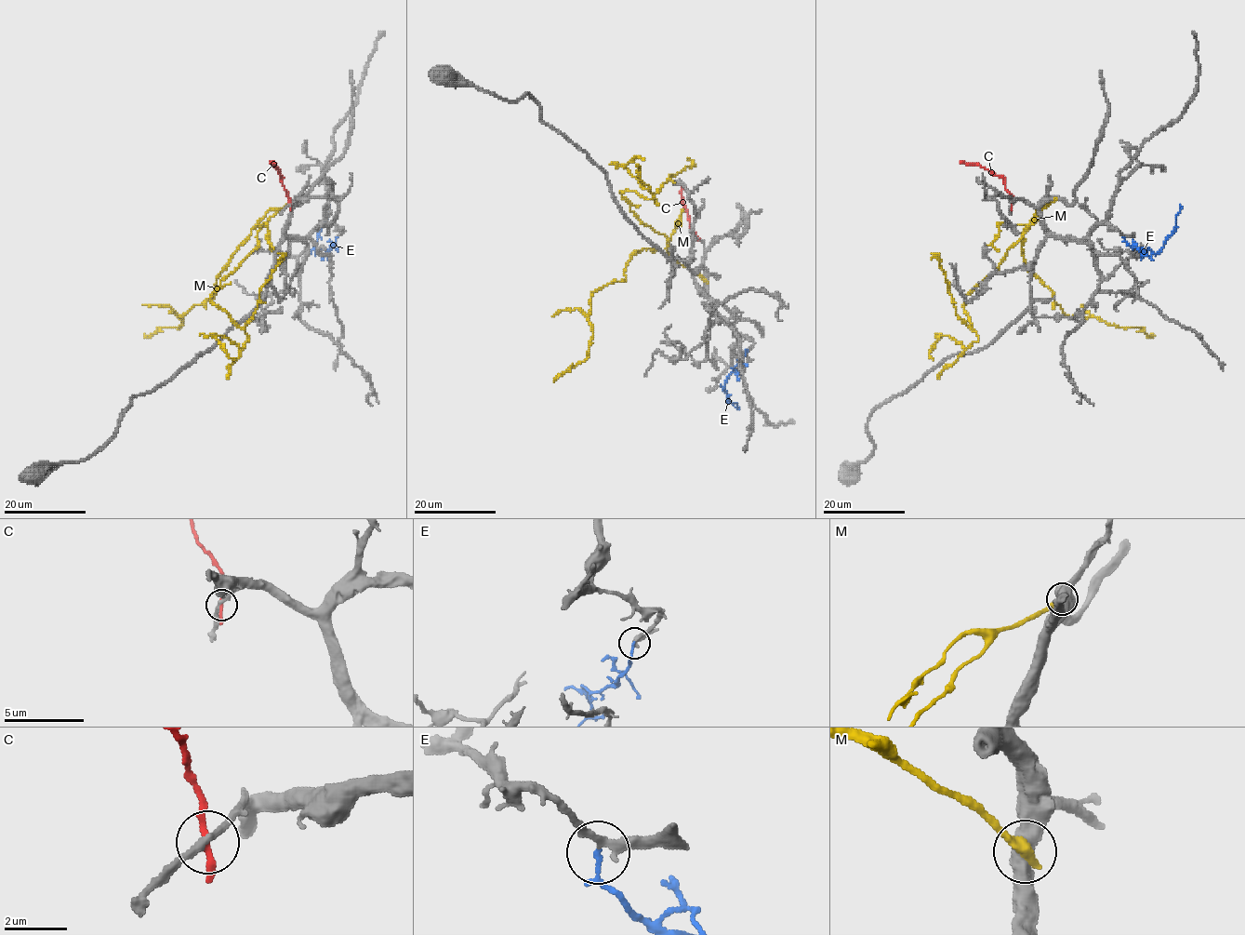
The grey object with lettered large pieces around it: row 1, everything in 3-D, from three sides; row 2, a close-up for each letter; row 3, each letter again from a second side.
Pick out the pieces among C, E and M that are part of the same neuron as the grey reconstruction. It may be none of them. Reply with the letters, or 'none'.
none

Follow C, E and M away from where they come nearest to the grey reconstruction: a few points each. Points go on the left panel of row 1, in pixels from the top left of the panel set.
C: (289, 205), (277, 168), (272, 164), (275, 163)
E: (337, 236), (333, 246), (321, 247), (315, 253), (314, 245), (330, 204)
M: (296, 200), (269, 219), (257, 234), (258, 246), (210, 297), (246, 333), (240, 348), (216, 336), (234, 360)

